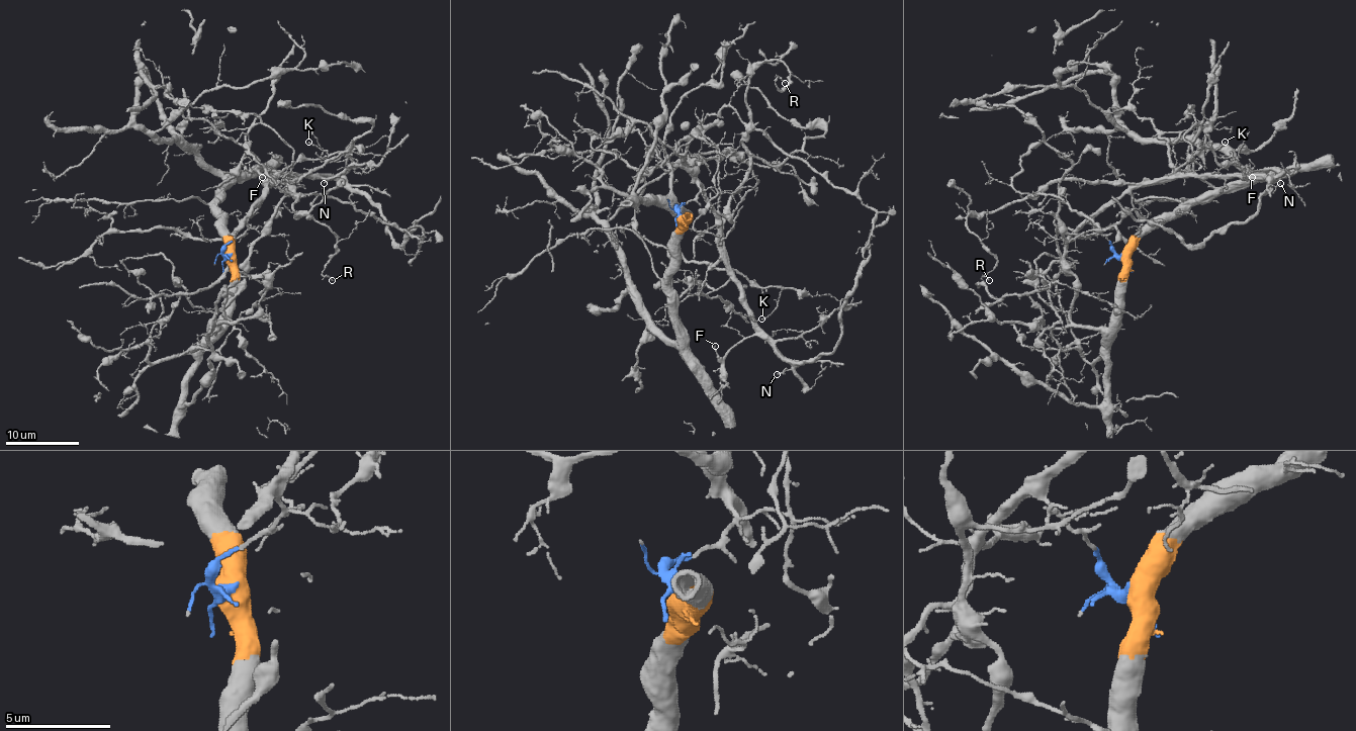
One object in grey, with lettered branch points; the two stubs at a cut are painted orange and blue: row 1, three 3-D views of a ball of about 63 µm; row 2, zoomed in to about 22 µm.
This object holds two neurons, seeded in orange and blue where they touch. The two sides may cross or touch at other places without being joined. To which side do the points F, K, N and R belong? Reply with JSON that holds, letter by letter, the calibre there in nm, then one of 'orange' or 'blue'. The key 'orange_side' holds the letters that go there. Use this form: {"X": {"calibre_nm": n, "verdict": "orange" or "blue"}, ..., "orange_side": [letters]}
{"F": {"calibre_nm": 120, "verdict": "blue"}, "K": {"calibre_nm": 100, "verdict": "blue"}, "N": {"calibre_nm": 120, "verdict": "blue"}, "R": {"calibre_nm": 100, "verdict": "blue"}, "orange_side": []}

